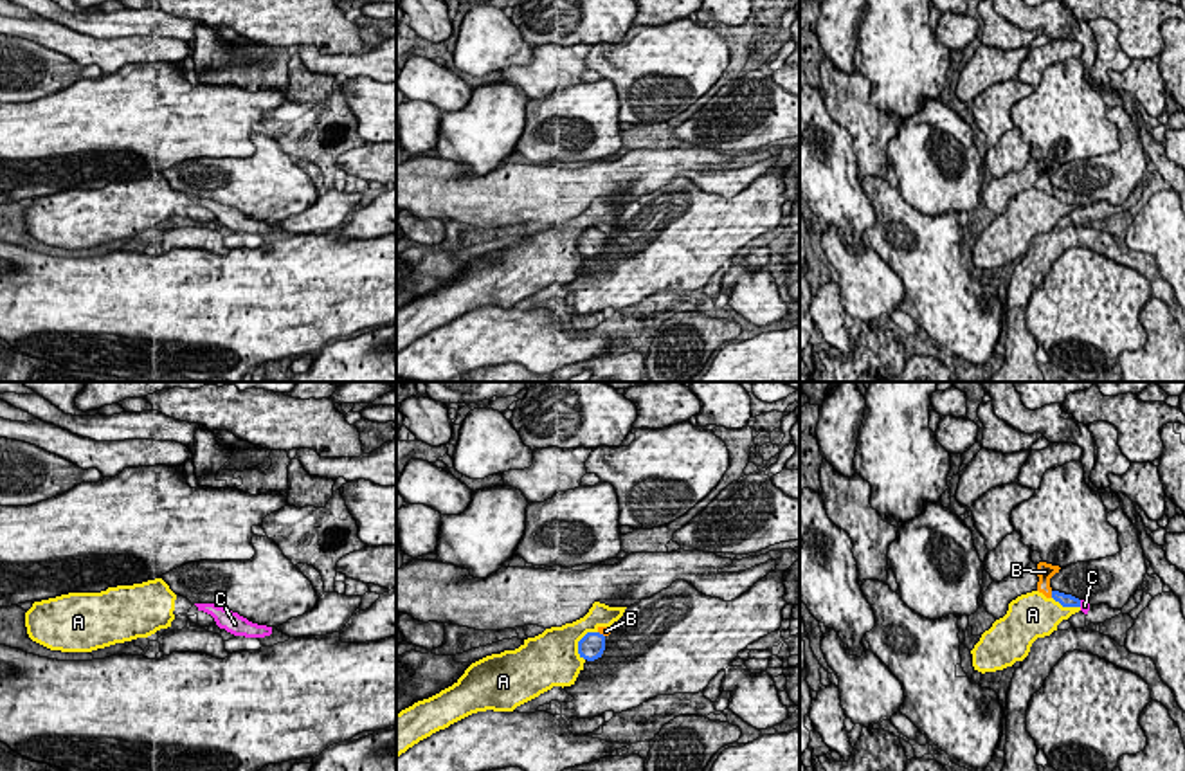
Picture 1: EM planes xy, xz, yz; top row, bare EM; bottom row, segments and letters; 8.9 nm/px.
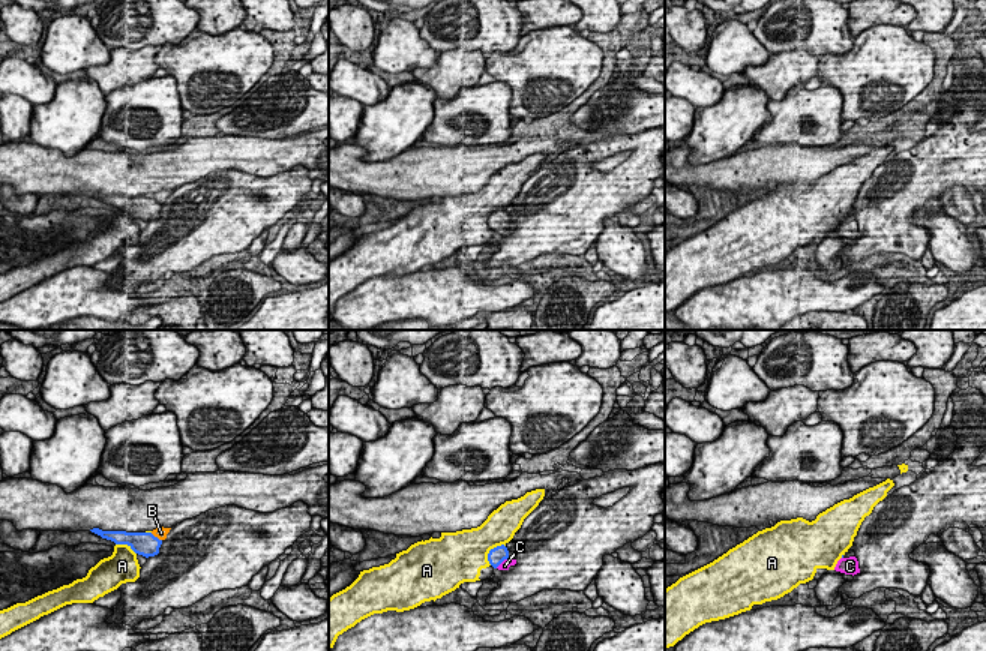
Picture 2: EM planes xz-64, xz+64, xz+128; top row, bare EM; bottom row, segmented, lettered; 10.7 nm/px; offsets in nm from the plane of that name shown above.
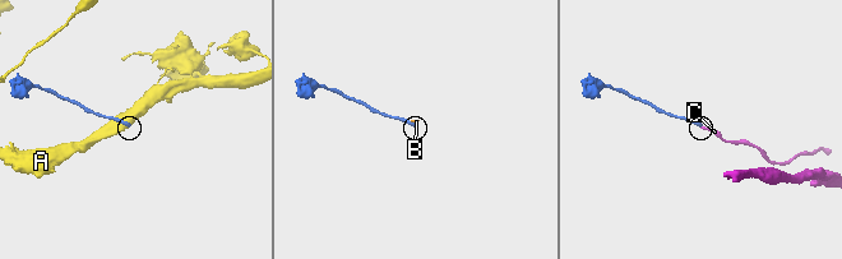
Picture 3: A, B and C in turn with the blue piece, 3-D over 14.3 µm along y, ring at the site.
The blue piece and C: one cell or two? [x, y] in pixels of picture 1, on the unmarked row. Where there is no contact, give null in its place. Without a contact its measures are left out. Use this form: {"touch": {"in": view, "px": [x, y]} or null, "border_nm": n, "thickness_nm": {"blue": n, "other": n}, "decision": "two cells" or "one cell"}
{"touch": {"in": "yz", "px": [1079, 200]}, "border_nm": 70, "thickness_nm": {"blue": 130, "other": 90}, "decision": "one cell"}

